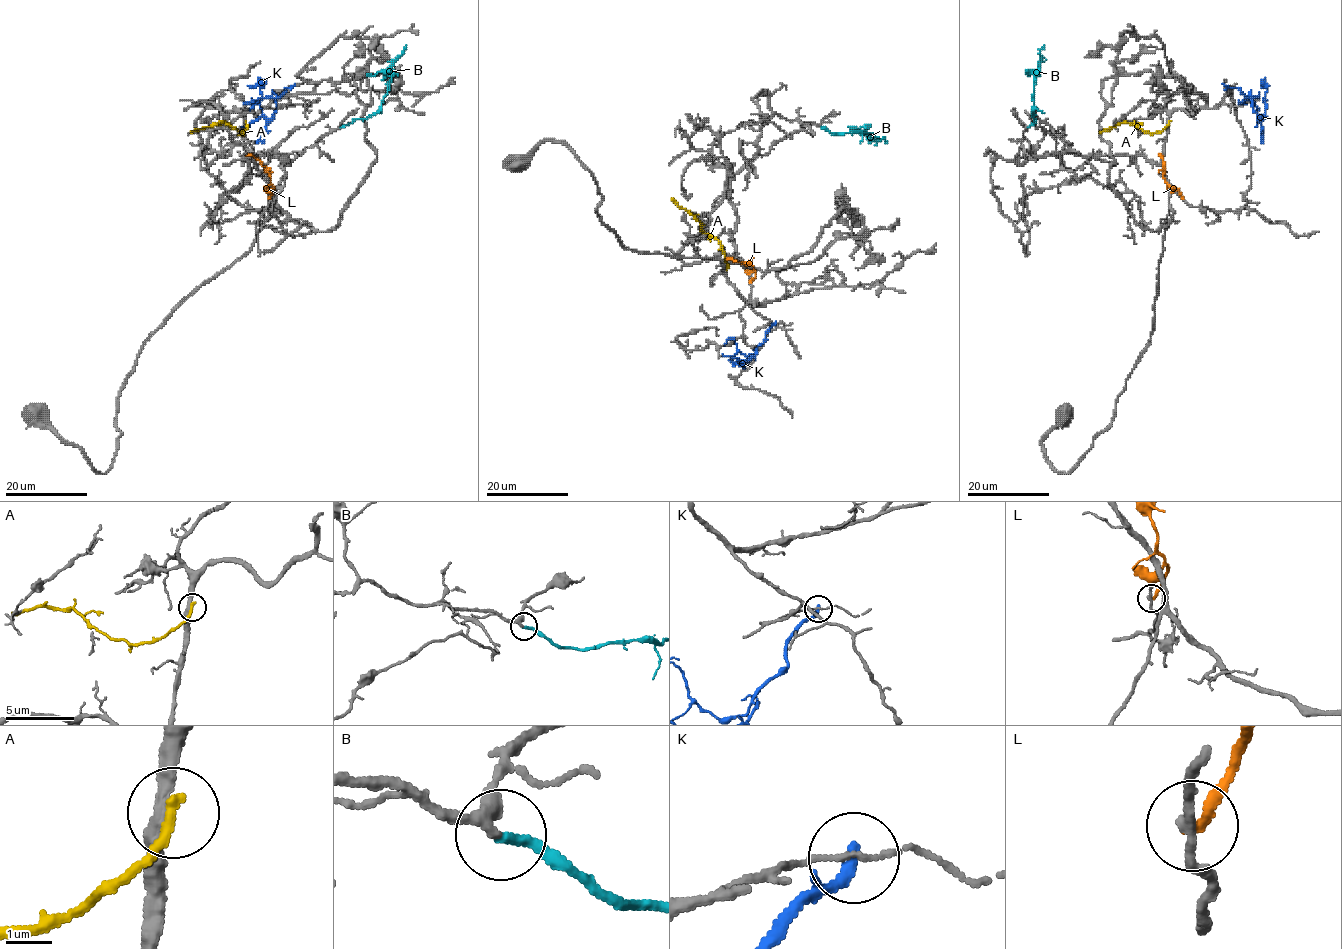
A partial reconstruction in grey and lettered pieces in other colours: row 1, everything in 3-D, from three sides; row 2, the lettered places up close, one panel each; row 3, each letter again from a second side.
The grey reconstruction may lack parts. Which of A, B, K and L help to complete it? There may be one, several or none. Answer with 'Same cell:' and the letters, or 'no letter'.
Same cell: B

